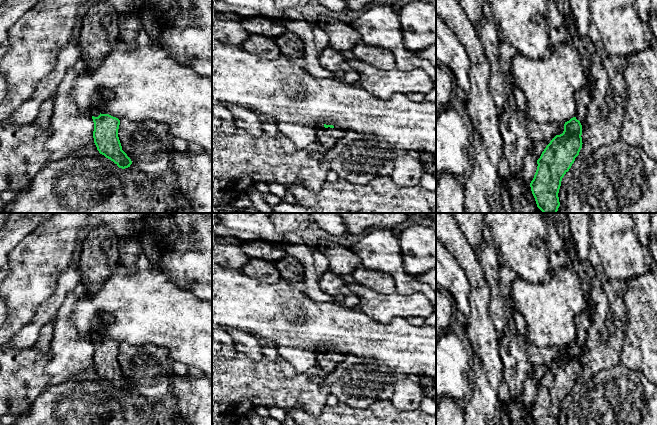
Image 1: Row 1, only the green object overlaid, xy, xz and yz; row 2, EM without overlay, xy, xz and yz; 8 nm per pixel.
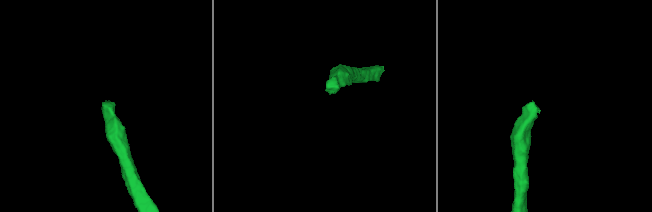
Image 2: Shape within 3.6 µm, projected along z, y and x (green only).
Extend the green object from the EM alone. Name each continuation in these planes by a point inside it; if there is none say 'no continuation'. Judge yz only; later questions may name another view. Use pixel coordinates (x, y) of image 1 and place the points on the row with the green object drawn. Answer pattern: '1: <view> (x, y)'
1: yz (584, 45)

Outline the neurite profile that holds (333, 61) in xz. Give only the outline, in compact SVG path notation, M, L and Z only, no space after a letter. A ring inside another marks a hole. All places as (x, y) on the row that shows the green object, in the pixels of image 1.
M325 48L318 56L320 64L332 76L347 84L358 84L359 74L348 64L341 52L332 48Z

